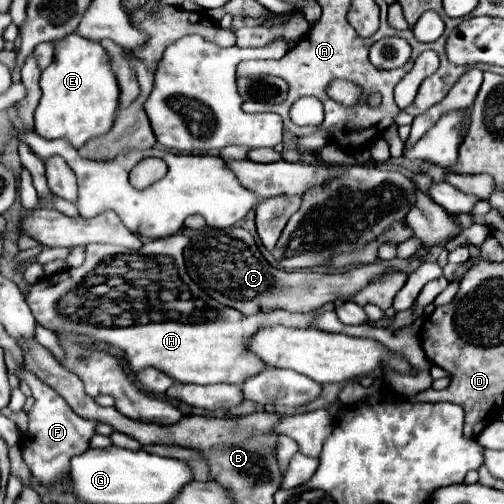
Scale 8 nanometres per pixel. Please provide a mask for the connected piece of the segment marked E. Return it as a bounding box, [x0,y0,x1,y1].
[34,33,118,149]

